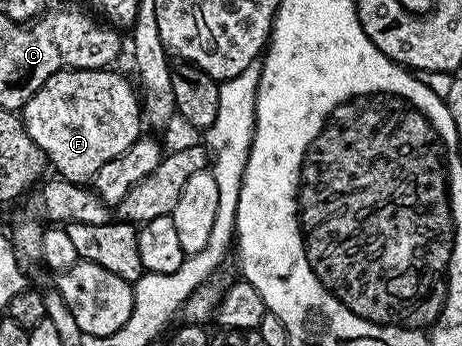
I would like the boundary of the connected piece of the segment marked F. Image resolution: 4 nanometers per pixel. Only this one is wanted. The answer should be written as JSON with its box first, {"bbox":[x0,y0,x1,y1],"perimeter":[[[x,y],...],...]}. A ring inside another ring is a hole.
{"bbox":[20,69,143,184],"perimeter":[[[114,69],[58,71],[23,105],[20,118],[28,137],[32,137],[61,178],[89,184],[100,165],[120,157],[143,134],[140,95],[131,83]]]}

